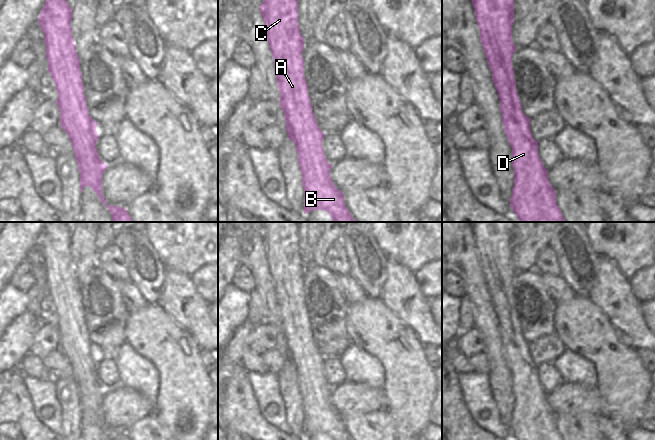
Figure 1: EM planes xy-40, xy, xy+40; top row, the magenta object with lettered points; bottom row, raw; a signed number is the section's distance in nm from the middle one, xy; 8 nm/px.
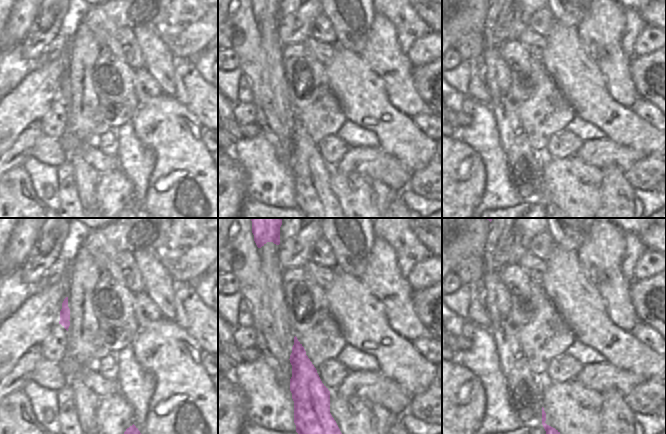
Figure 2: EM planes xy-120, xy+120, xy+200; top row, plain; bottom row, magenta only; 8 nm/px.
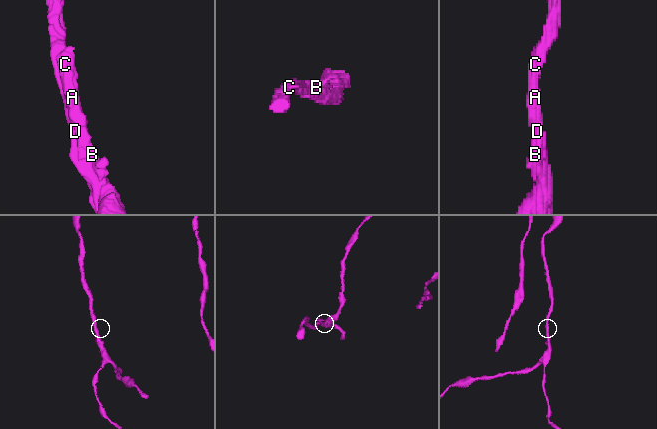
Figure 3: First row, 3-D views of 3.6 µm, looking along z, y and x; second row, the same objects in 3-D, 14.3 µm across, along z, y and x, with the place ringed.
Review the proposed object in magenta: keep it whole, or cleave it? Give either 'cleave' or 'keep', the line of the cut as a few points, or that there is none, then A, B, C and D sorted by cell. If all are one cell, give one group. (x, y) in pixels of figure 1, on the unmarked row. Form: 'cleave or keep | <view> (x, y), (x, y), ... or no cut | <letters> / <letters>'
keep | no cut | A B C D

